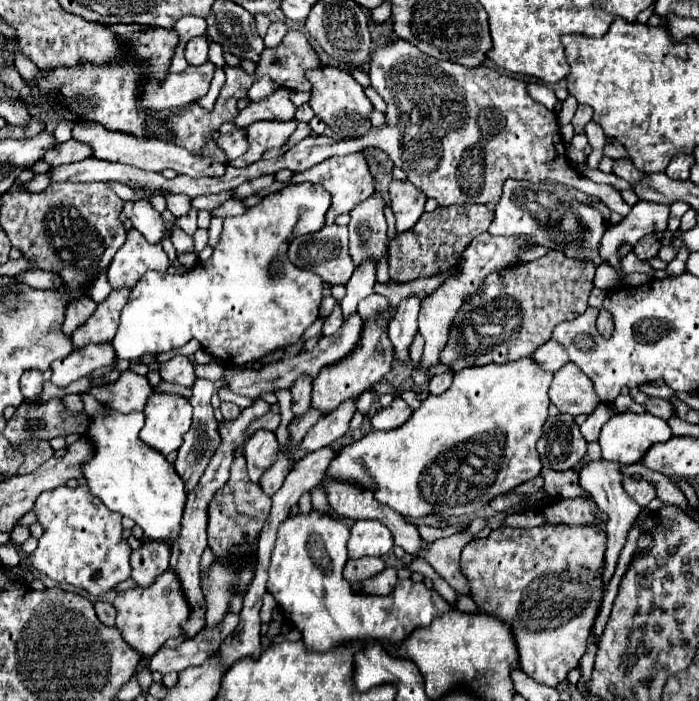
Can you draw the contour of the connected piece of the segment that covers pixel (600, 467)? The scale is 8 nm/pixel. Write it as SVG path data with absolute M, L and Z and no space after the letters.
M604 458L600 460L592 460L588 464L582 466L580 470L580 486L592 494L594 502L598 504L598 508L608 516L608 522L606 522L606 554L604 554L604 570L602 570L602 592L606 592L610 580L612 580L612 574L616 570L616 564L618 564L618 558L620 558L620 552L624 548L624 542L628 538L628 532L632 528L632 524L636 522L638 518L638 512L642 510L622 488L622 476L620 476L620 464L618 462L604 462Z

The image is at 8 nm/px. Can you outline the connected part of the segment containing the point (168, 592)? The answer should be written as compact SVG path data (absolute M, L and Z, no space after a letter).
M172 568L160 574L160 578L156 578L156 582L148 588L138 586L134 590L120 592L114 600L114 608L116 608L116 628L122 632L122 638L128 642L128 646L132 646L144 658L156 654L156 650L160 650L168 638L184 636L182 624L190 618L192 612L188 600L184 598L178 574L172 572Z

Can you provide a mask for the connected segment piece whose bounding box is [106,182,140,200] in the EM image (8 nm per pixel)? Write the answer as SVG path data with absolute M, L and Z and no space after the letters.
M106 182L106 184L112 186L112 190L114 190L122 200L140 200L140 196L136 196L134 190L128 188L128 186L120 186L118 182Z

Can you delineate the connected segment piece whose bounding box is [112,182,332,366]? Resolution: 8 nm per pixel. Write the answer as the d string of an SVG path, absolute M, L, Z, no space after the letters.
M300 182L288 184L280 192L268 194L260 204L248 208L242 216L226 218L220 244L206 262L198 262L184 276L168 272L148 272L132 288L130 300L122 310L118 332L112 340L118 358L134 360L144 354L168 352L184 346L190 338L200 340L202 348L224 364L242 366L246 362L260 360L262 354L276 350L278 346L290 346L300 340L304 330L318 320L318 308L322 302L324 282L314 272L302 272L288 256L288 242L300 234L318 232L324 226L324 214L330 208L330 192L318 184Z

